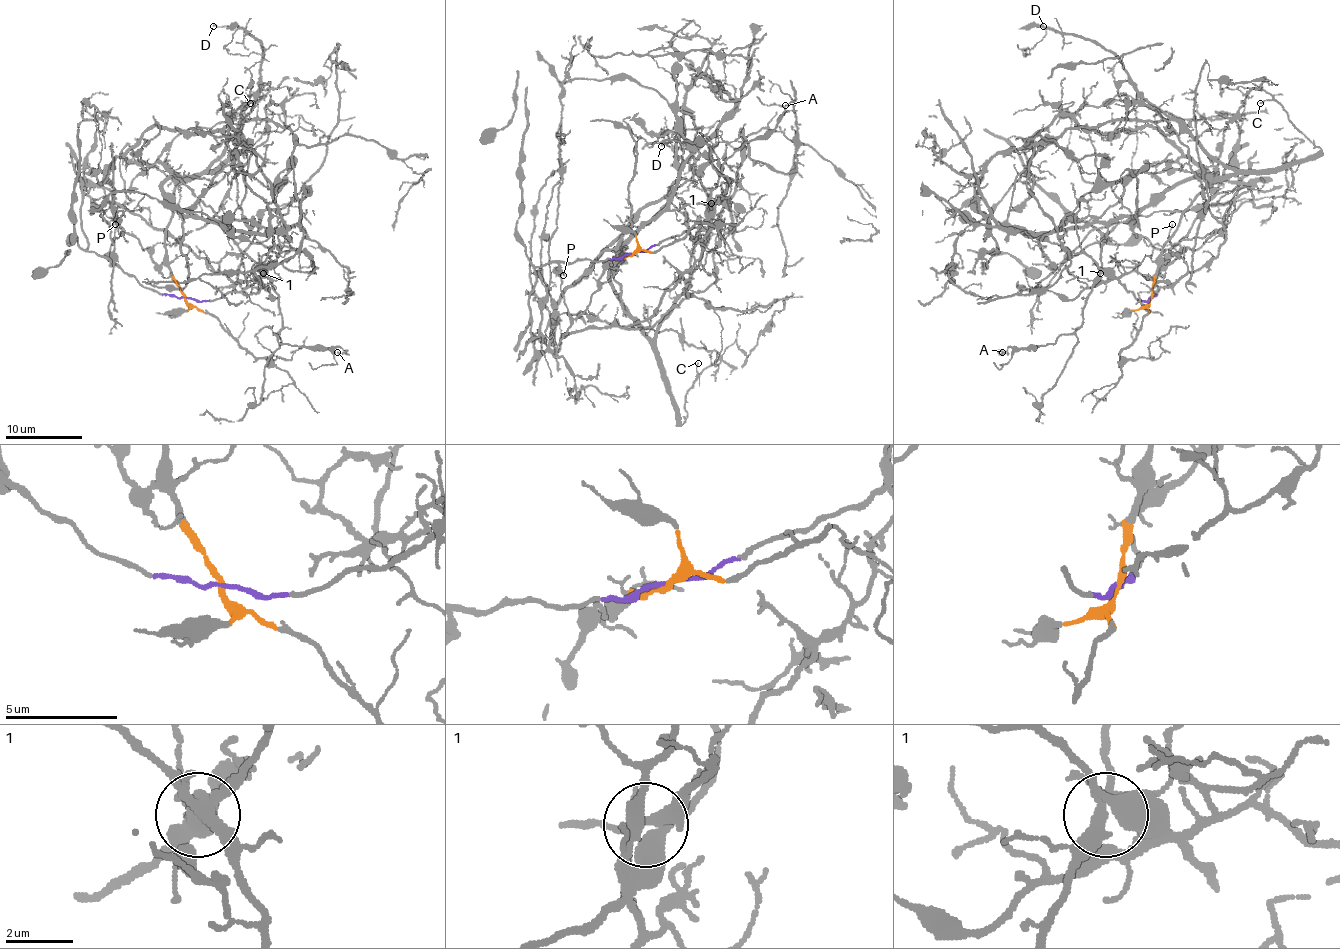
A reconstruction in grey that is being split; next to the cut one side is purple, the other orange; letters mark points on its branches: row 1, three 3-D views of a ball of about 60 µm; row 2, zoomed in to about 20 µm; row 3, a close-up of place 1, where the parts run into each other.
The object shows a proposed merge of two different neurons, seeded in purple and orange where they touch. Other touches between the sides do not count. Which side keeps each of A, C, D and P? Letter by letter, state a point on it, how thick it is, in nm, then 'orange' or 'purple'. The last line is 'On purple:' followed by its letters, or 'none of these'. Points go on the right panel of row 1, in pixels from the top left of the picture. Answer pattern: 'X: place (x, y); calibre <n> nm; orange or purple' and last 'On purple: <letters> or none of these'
A: place (1002, 352); calibre 130 nm; orange
C: place (1260, 103); calibre 110 nm; orange
D: place (1043, 26); calibre 140 nm; orange
P: place (1172, 224); calibre 110 nm; purple
On purple: P

